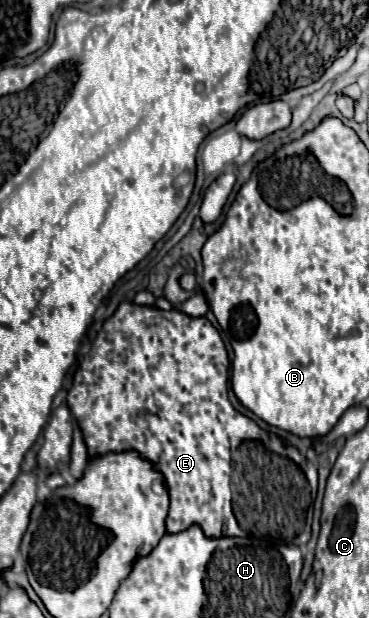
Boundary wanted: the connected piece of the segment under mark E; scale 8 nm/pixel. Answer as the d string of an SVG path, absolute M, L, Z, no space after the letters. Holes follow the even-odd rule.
M122 303L116 313L106 319L102 331L96 335L90 351L84 355L82 363L78 365L76 373L74 373L74 381L72 381L72 387L68 391L68 397L66 397L66 403L68 407L72 409L72 415L76 417L76 425L78 429L82 431L82 437L84 437L84 443L88 447L88 455L90 457L98 457L98 455L106 455L106 453L120 453L120 451L136 451L140 453L140 457L144 457L146 461L152 463L152 467L164 475L164 483L166 483L166 489L170 493L170 515L166 519L166 529L168 533L178 533L178 531L184 531L188 529L190 525L200 525L202 531L206 533L206 537L222 537L222 535L228 535L228 533L244 533L244 529L240 529L240 521L236 521L236 513L232 513L232 453L236 451L236 445L242 441L242 439L260 439L264 441L264 445L278 453L278 455L288 455L292 457L298 465L300 465L300 453L294 449L294 447L288 447L284 445L274 433L270 437L268 431L260 429L256 425L256 421L252 421L250 417L238 413L230 399L228 399L228 351L226 351L226 345L218 333L218 329L204 317L190 317L182 311L176 311L176 309L170 309L170 311L164 311L164 309L158 309L158 307L148 307L148 305L136 305L136 303ZM228 483L228 495L222 495L222 485Z

